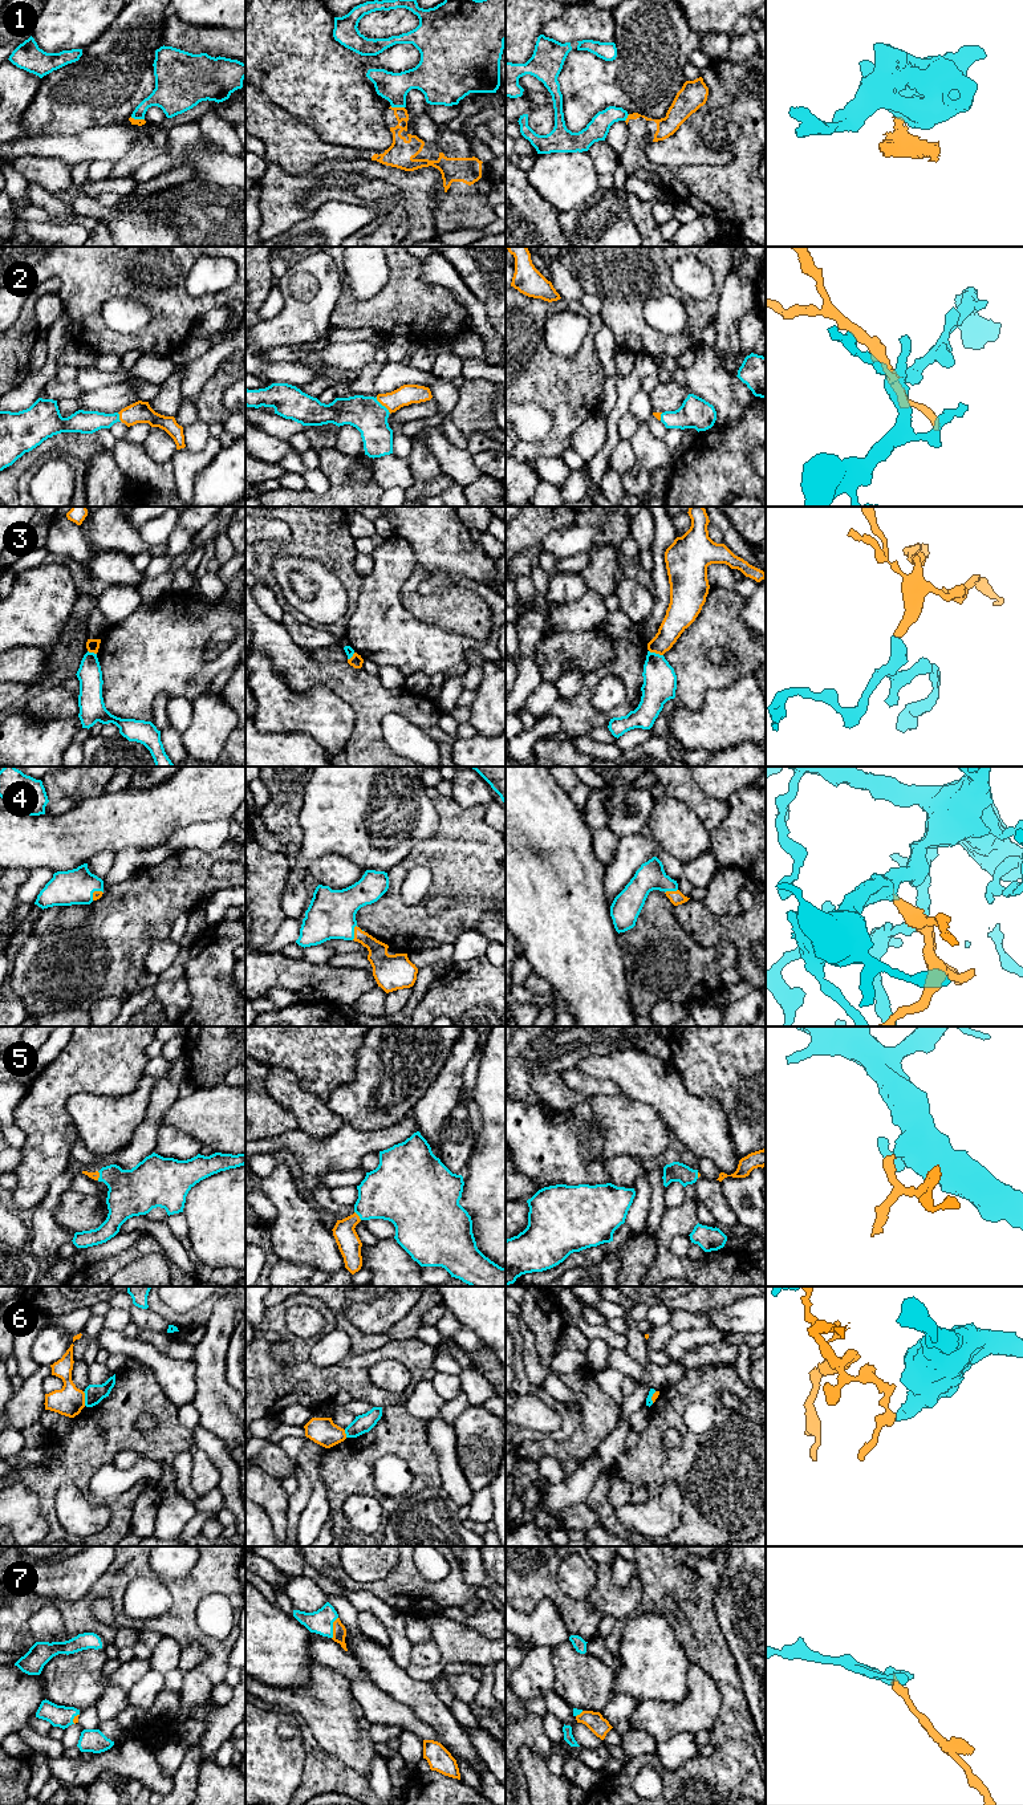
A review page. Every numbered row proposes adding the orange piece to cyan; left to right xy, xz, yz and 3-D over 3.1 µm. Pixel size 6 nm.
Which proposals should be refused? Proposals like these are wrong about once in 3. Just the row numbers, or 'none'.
1, 3, 6

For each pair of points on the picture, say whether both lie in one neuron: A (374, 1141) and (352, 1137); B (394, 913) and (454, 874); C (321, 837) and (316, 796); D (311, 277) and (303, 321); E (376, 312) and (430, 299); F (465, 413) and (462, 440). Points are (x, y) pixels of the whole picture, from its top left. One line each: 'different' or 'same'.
A: same
B: same
C: same
D: same
E: same
F: different

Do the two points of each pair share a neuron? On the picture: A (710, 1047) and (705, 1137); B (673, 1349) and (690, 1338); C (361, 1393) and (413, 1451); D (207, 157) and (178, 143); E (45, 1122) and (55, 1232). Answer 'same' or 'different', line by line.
A: different
B: same
C: different
D: same
E: different

